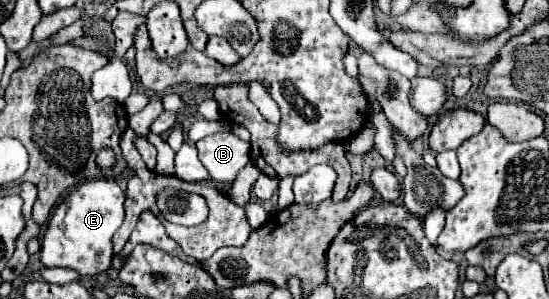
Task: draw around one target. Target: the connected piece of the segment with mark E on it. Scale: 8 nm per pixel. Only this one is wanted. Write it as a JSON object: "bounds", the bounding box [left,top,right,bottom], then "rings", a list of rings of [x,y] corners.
{"bounds":[40,180,124,276],"rings":[[[114,180],[82,182],[70,190],[56,206],[48,228],[42,236],[40,262],[46,268],[72,268],[82,276],[94,276],[106,272],[112,264],[112,236],[124,220],[124,190]]]}

